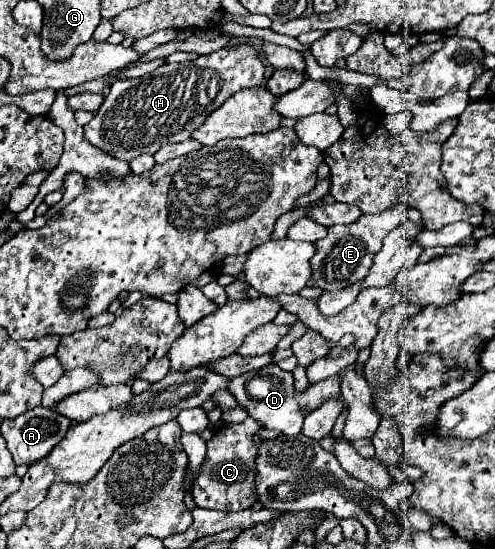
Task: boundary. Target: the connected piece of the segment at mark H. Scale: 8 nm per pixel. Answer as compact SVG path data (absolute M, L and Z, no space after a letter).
M248 44L222 48L214 54L198 56L192 62L164 64L144 78L114 82L100 110L84 126L84 138L104 152L130 162L140 154L154 154L168 142L190 140L192 130L232 94L262 84L262 80L264 64Z

